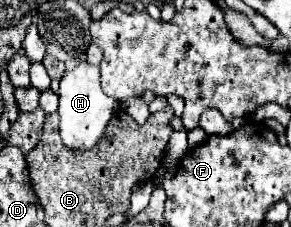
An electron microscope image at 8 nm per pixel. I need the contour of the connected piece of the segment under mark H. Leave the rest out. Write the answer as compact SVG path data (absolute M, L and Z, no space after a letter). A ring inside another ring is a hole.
M80 61L76 69L66 71L60 79L60 137L66 147L70 149L88 149L98 143L102 137L102 131L106 131L106 125L110 117L118 111L118 101L110 99L102 87L100 87L100 69L96 65L90 65L86 61Z

